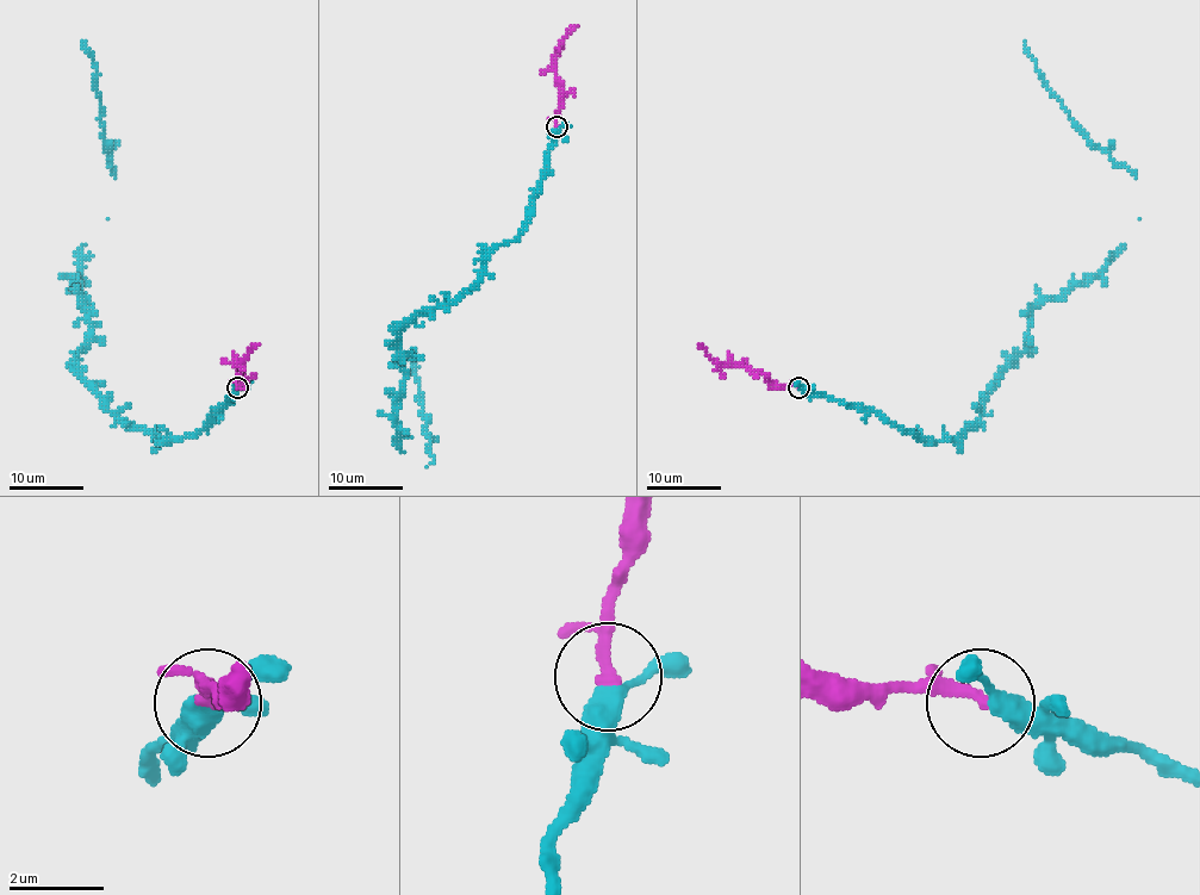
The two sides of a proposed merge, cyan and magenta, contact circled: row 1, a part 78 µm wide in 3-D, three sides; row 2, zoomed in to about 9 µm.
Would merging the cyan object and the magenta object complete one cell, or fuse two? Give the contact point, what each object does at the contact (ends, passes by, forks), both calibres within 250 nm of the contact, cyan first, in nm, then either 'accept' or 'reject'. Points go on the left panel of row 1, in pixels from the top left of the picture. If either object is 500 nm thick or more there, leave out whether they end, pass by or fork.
(237, 387) | cyan passes by | magenta ends | 360/280 nm | accept

